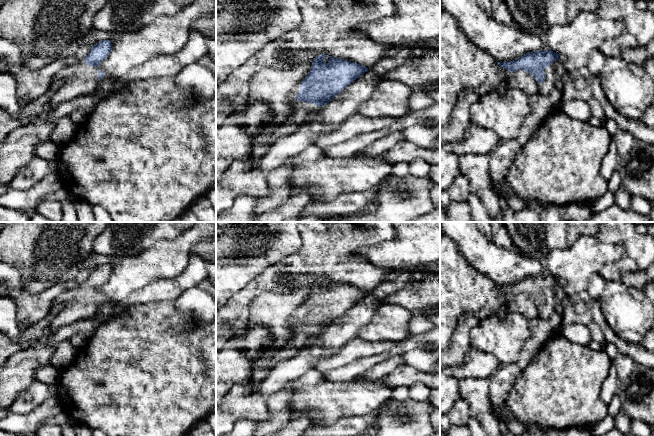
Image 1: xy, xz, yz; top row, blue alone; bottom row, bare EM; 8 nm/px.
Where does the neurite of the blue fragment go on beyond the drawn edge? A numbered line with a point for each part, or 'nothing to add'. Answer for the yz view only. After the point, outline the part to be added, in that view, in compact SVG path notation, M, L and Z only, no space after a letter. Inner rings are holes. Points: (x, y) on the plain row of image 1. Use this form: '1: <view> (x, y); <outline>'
1: yz (553, 297); M554 284L544 294L545 303L540 308L539 316L548 319L550 315L556 311L556 308L560 305L562 300L566 297L566 294L560 284Z

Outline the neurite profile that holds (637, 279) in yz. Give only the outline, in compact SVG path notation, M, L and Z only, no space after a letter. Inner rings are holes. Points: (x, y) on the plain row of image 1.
M654 261L645 270L622 274L620 280L626 286L643 290L648 282L654 281Z

